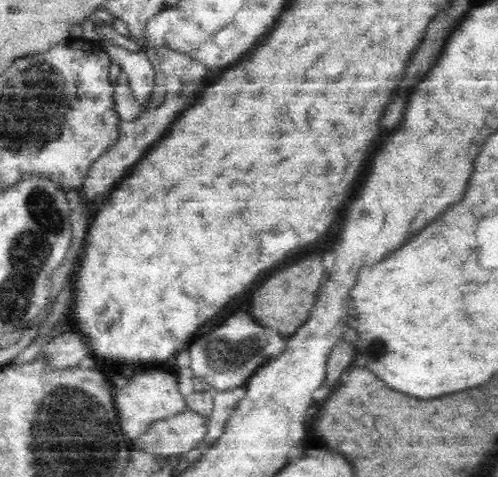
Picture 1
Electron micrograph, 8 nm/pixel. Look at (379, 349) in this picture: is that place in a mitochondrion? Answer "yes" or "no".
yes

